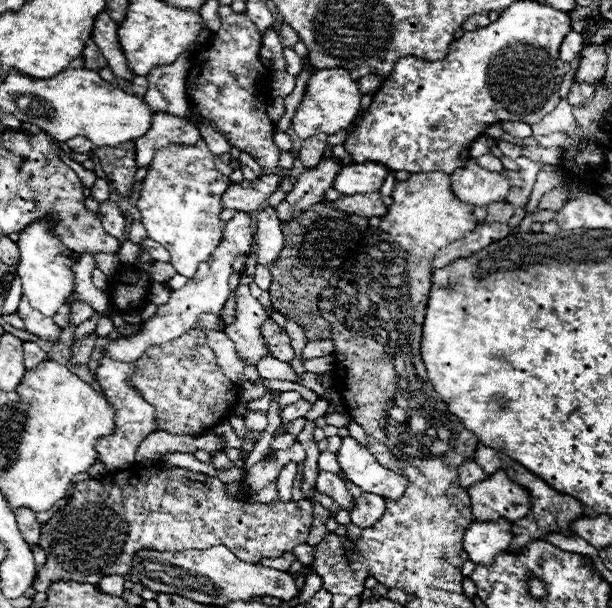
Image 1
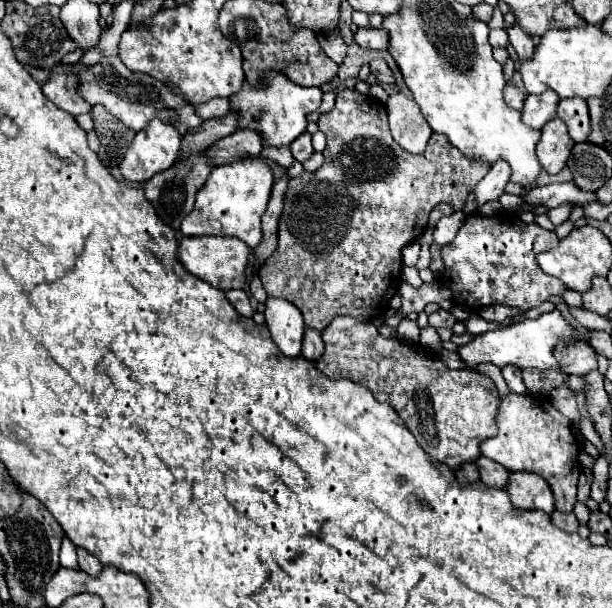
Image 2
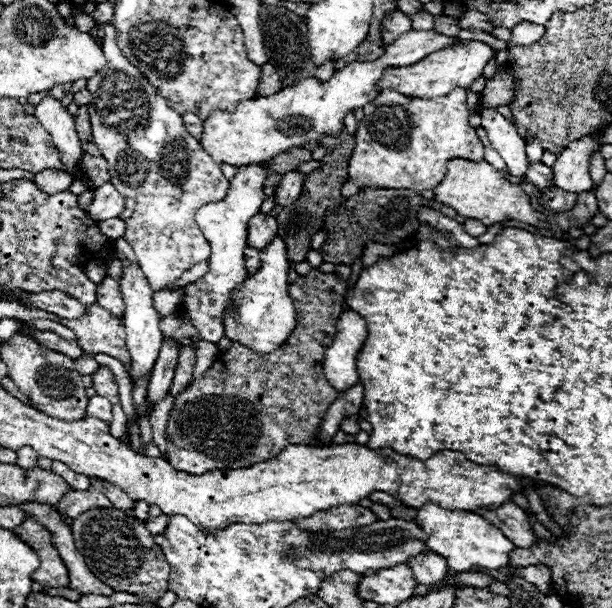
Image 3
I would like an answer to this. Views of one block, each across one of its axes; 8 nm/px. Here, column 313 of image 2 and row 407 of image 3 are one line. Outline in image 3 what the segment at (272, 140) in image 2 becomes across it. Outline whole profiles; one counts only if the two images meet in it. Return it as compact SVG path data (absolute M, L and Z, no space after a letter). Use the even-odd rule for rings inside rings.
M90 398L88 400L88 414L86 416L90 416L90 418L98 418L98 420L102 420L106 426L110 426L110 422L112 422L112 412L110 412L110 402L108 400L104 400L104 398Z

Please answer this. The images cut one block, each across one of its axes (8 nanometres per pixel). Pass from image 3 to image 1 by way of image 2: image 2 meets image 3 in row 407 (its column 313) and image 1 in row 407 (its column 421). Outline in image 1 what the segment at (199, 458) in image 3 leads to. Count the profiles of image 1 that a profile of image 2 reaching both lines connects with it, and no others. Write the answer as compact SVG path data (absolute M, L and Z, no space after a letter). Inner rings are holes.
M192 328L180 338L152 346L148 354L144 352L136 362L132 386L136 386L142 398L156 408L158 428L182 436L198 436L208 432L208 428L226 422L240 398L240 384L222 374L216 356L206 344L206 334L200 328Z

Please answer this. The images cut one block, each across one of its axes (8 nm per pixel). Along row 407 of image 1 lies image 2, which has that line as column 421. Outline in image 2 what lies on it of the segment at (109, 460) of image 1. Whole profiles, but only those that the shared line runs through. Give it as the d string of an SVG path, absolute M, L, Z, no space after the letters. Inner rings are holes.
M394 94L386 102L392 138L408 152L420 154L432 134L430 124L420 114L418 104L404 94Z

